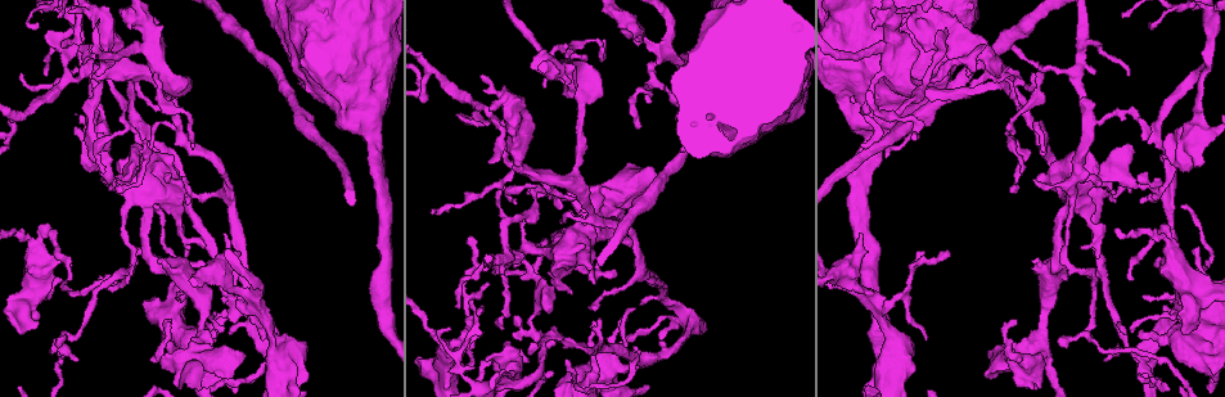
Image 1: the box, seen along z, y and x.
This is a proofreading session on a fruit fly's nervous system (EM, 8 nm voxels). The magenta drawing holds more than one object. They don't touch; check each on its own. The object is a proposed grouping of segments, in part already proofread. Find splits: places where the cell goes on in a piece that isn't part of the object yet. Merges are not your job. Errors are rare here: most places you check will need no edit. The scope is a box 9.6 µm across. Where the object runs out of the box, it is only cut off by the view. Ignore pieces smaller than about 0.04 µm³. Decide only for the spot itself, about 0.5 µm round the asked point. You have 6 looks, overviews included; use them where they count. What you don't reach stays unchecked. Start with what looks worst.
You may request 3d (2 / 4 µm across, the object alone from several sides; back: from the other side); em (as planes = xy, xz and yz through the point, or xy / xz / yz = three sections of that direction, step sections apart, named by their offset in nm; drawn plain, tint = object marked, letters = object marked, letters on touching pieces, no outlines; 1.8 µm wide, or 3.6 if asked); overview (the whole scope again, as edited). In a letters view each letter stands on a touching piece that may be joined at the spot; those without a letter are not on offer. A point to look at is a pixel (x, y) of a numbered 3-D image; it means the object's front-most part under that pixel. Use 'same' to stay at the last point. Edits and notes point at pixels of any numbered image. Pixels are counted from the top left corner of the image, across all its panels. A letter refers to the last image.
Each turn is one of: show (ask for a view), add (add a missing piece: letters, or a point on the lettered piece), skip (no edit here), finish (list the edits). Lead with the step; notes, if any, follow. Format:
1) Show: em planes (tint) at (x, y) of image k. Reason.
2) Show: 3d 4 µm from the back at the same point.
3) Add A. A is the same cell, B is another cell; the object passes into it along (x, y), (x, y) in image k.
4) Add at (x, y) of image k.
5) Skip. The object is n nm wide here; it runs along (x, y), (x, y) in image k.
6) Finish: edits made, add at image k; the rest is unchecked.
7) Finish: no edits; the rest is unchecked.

Show: 3d 4 µm at (968, 50) of image 1.

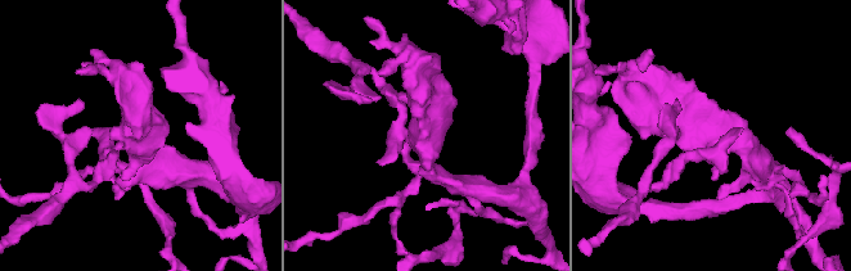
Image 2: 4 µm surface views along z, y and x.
Show: em 3.6 µm planes (tint) at (427, 141) of image 2. Need the tissue.

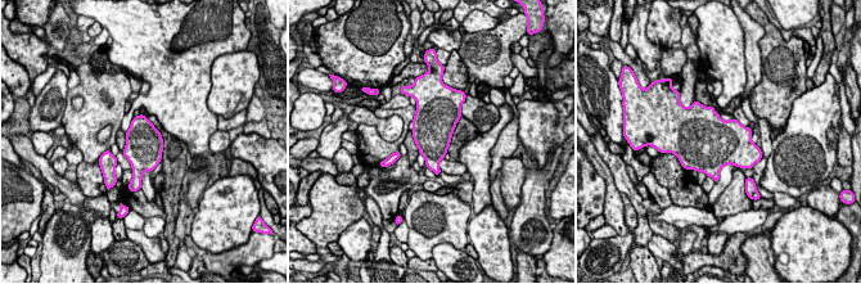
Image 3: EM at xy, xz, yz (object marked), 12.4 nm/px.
Show: em 3.6 µm planes (letters) at the same point.

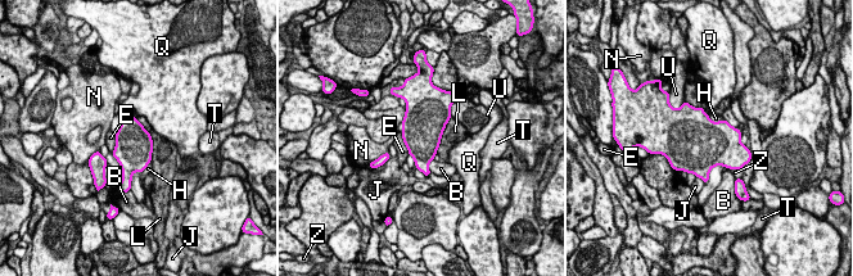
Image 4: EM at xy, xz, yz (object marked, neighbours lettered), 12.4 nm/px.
Skip. The object is 480 nm wide here; B, E, H, J, L, N, Q, T, U and Z are other cells; a border runs along (135, 118), (150, 136), (152, 159) in image 4; no lettered piece goes on from it.

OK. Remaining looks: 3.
Show: em planes (letters) at (35, 320) of image 1. An open end.

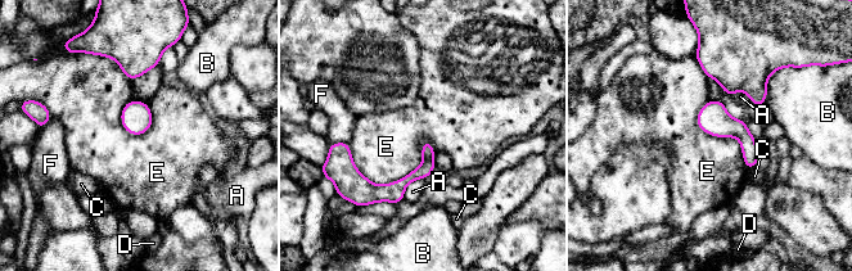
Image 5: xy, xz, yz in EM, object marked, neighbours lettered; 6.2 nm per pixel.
Skip. A, B, C, D, E and F are other cells; no lettered piece goes on from it.

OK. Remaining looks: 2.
Show: em xz step 8 (tint) at (635, 37) of image 1. An open end.

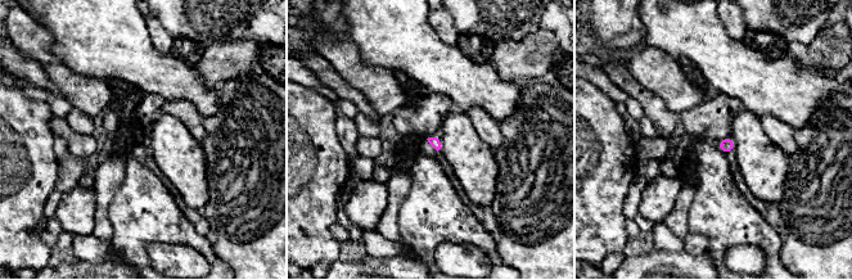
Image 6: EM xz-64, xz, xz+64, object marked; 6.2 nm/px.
Show: em planes (letters) at the same point.

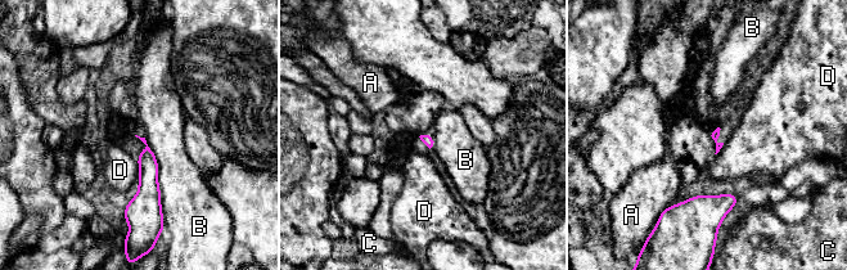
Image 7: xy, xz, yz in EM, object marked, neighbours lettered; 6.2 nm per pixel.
Skip. The longest contact is with B, 460 nm; A, B, C and D are other cells; a border runs along (148, 147), (157, 163), (163, 219) in image 7; no lettered piece goes on from it.

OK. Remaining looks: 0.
Finish: no edits; the rest is unchecked.

